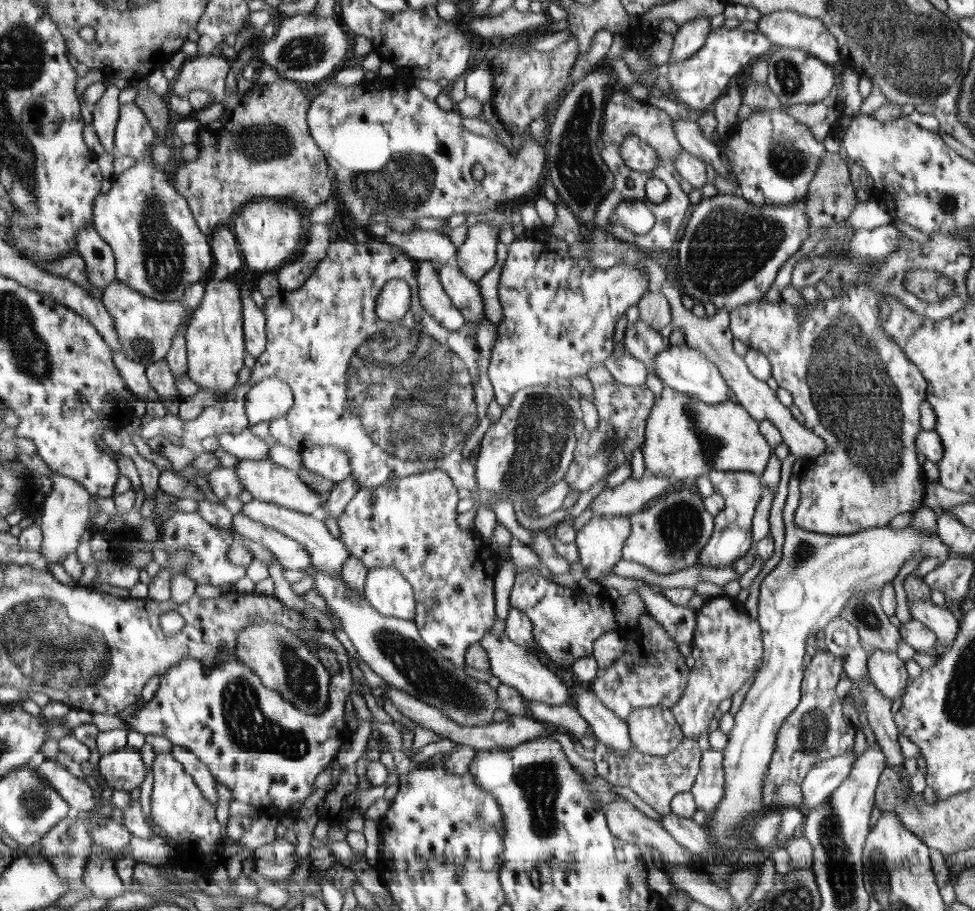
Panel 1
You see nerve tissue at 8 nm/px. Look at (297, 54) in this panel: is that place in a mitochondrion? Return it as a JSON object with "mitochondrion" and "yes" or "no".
{"mitochondrion":"yes"}

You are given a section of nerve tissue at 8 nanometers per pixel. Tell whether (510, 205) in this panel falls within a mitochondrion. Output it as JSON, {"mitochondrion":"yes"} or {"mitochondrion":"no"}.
{"mitochondrion":"no"}

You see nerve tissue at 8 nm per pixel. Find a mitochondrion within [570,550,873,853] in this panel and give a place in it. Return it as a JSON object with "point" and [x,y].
{"point":[812,731]}

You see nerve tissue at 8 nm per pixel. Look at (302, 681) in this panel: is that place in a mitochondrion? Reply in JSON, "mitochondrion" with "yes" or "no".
{"mitochondrion":"yes"}

